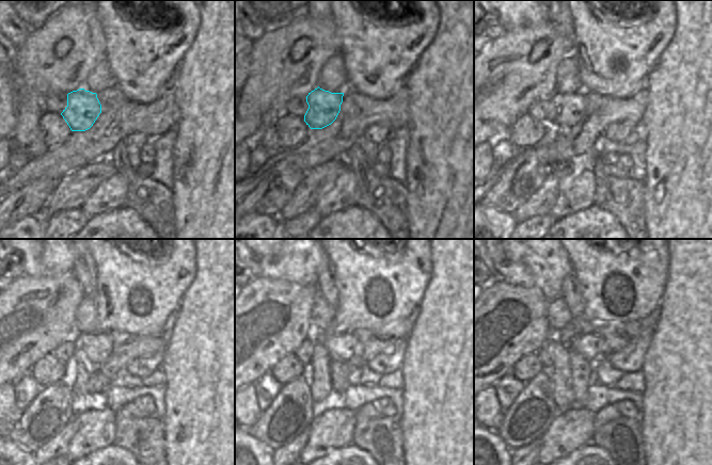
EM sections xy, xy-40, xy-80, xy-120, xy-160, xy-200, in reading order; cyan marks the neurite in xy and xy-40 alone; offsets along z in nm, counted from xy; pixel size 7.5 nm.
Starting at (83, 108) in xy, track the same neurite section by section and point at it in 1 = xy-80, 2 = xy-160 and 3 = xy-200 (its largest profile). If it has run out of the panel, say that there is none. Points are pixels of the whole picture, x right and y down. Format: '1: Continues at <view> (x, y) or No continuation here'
1: Continues at xy-80 (566, 110)
2: Continues at xy-160 (341, 348)
3: Continues at xy-200 (591, 347).

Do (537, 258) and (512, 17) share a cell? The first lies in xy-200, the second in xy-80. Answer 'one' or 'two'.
one

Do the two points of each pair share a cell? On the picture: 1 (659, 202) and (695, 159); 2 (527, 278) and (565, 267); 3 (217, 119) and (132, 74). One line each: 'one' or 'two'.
1: one
2: one
3: two

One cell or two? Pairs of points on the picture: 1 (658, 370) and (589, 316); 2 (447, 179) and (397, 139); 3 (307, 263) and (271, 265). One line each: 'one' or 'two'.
1: two
2: two
3: one

